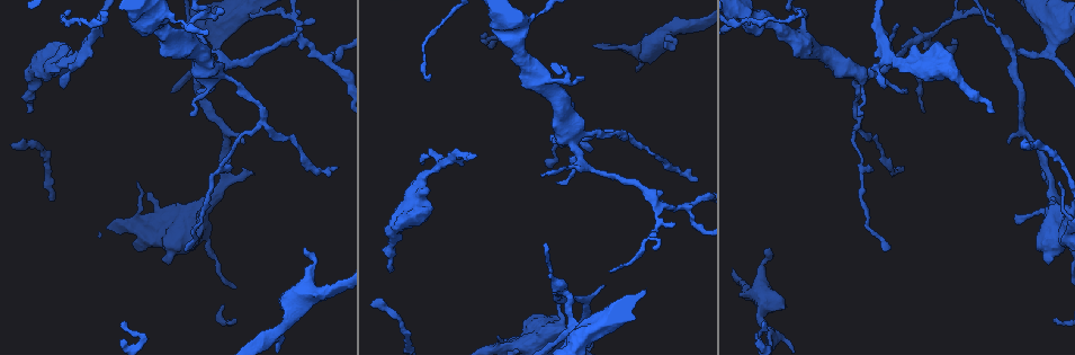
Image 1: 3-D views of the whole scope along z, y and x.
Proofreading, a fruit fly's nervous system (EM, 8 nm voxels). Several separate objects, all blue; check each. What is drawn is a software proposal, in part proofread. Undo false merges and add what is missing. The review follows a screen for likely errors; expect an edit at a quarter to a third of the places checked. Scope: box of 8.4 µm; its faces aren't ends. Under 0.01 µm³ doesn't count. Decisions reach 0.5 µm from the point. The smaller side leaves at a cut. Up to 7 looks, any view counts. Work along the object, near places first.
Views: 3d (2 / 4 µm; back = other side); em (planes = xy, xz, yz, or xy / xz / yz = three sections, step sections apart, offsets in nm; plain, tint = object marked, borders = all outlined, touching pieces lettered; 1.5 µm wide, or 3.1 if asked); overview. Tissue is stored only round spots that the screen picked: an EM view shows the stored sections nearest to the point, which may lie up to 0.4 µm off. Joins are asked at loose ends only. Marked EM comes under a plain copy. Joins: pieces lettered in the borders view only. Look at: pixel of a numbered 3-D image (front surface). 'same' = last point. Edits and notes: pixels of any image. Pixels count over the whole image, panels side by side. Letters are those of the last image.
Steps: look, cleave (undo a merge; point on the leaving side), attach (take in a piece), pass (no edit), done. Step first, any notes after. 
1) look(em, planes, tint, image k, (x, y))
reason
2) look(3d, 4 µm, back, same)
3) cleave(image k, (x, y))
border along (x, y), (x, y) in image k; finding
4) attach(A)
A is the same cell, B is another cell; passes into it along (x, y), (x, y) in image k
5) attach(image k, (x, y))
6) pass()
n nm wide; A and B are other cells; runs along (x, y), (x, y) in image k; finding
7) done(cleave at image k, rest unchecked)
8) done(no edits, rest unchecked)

look(em, planes, borders, image 1, (61, 86))

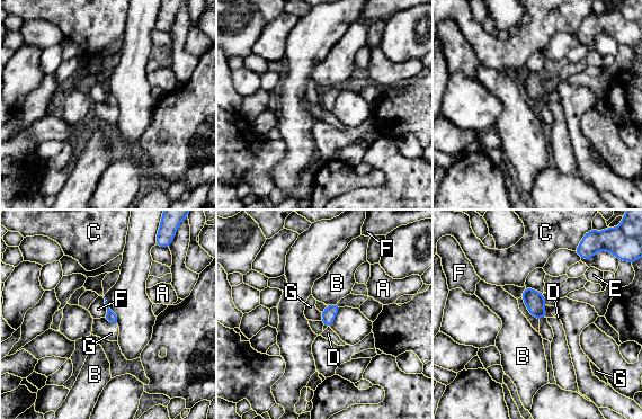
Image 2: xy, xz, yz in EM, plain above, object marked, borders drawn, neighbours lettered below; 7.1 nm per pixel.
pass()
A, B, C, D, E, F and G are other cells; border along (105, 318), (116, 323) in image 2; no lettered piece goes on from it

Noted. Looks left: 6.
look(em, xz, step 4, tint, image 1, (28, 111))
branch stops here

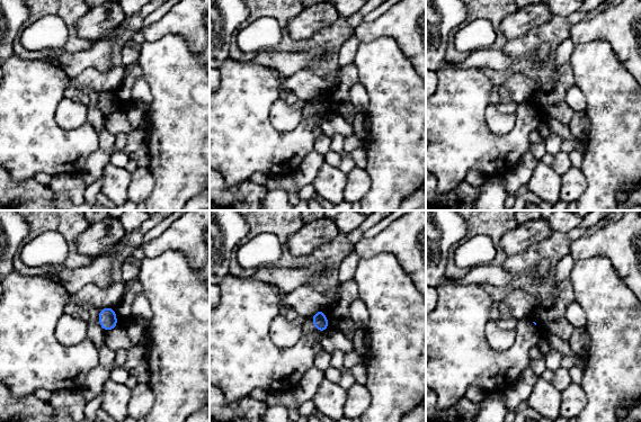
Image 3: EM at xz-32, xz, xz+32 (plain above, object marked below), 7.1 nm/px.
look(em, planes, borders, same)

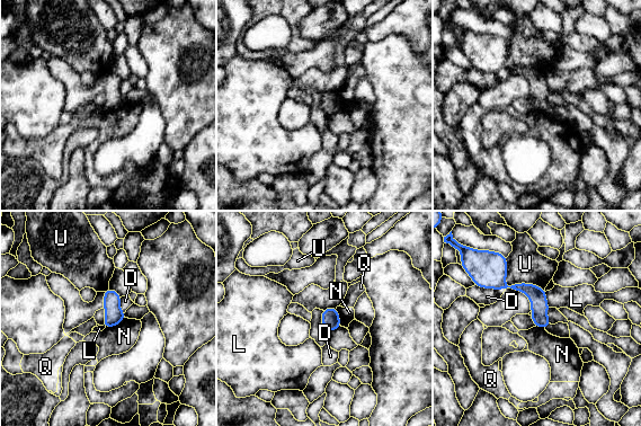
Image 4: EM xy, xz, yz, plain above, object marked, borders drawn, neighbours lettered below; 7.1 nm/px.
pass()
130 nm wide; D, L, N, Q and U are other cells; runs along (483, 284), (525, 287), (546, 324) in image 4; none of them fits

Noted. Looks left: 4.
look(3d, 4 µm, image 1, (546, 162))
thin end

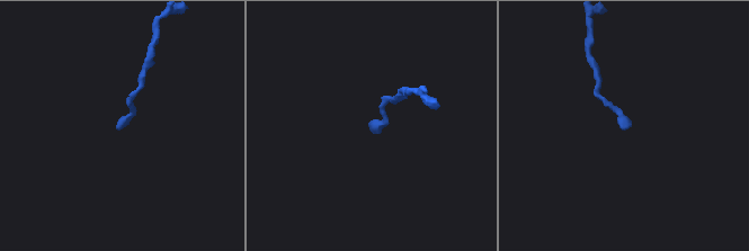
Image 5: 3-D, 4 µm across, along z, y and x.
look(em, yz, step 8, borders, image 5, (119, 127))
need the tissue

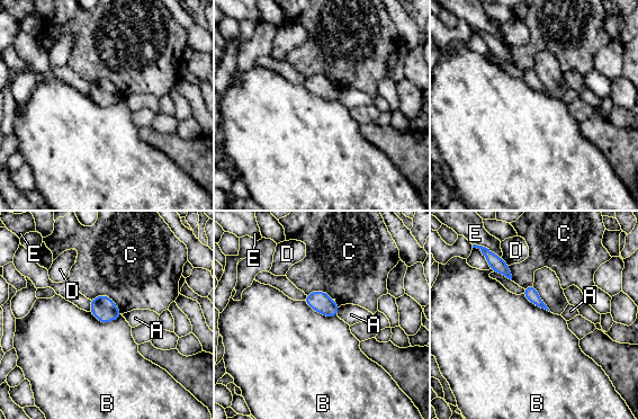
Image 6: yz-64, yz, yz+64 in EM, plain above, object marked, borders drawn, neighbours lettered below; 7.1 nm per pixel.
pass()
A, B, C, D and E are other cells; border along (303, 301), (324, 315), (337, 315) in image 6; none of them fits

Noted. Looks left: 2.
done(no edits, rest unchecked)

